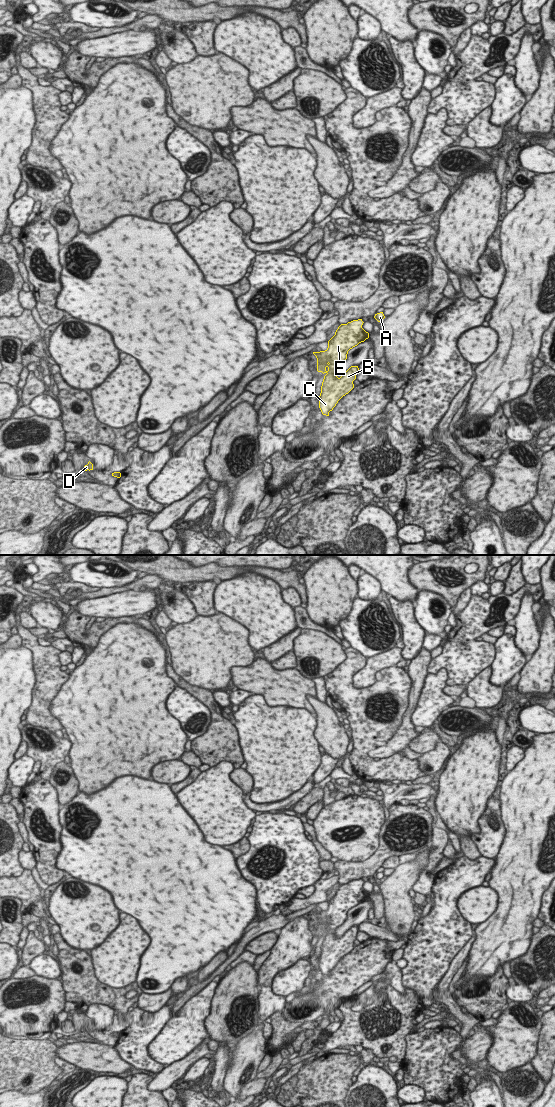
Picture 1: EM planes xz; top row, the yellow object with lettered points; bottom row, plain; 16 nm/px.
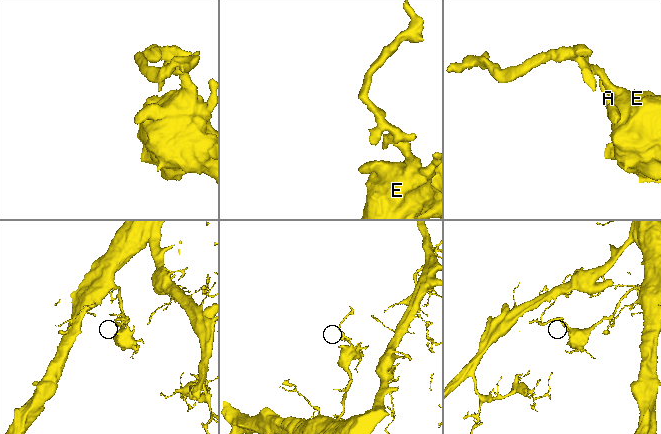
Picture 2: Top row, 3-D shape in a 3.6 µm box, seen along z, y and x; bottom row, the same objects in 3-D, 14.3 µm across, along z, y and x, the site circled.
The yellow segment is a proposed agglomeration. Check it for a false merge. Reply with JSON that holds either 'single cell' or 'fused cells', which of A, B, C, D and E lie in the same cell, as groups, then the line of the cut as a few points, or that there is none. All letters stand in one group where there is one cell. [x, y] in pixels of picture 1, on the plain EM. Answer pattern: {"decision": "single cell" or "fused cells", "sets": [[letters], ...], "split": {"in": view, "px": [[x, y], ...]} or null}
{"decision": "fused cells", "sets": [["A", "B", "C", "E"], ["D"]], "split": {"in": "xz", "px": [[120, 1033], [118, 1037]]}}

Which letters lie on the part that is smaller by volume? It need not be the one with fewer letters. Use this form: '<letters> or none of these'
D.

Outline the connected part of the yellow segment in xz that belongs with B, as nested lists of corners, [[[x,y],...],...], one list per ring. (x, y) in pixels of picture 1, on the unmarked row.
[[[358,879],[341,884],[328,901],[328,908],[313,912],[317,918],[317,931],[326,934],[319,956],[323,975],[329,976],[338,961],[354,948],[358,926],[351,926],[340,938],[336,936],[336,929],[346,921],[350,909],[369,898],[369,893],[362,888],[363,883],[362,879]]]

